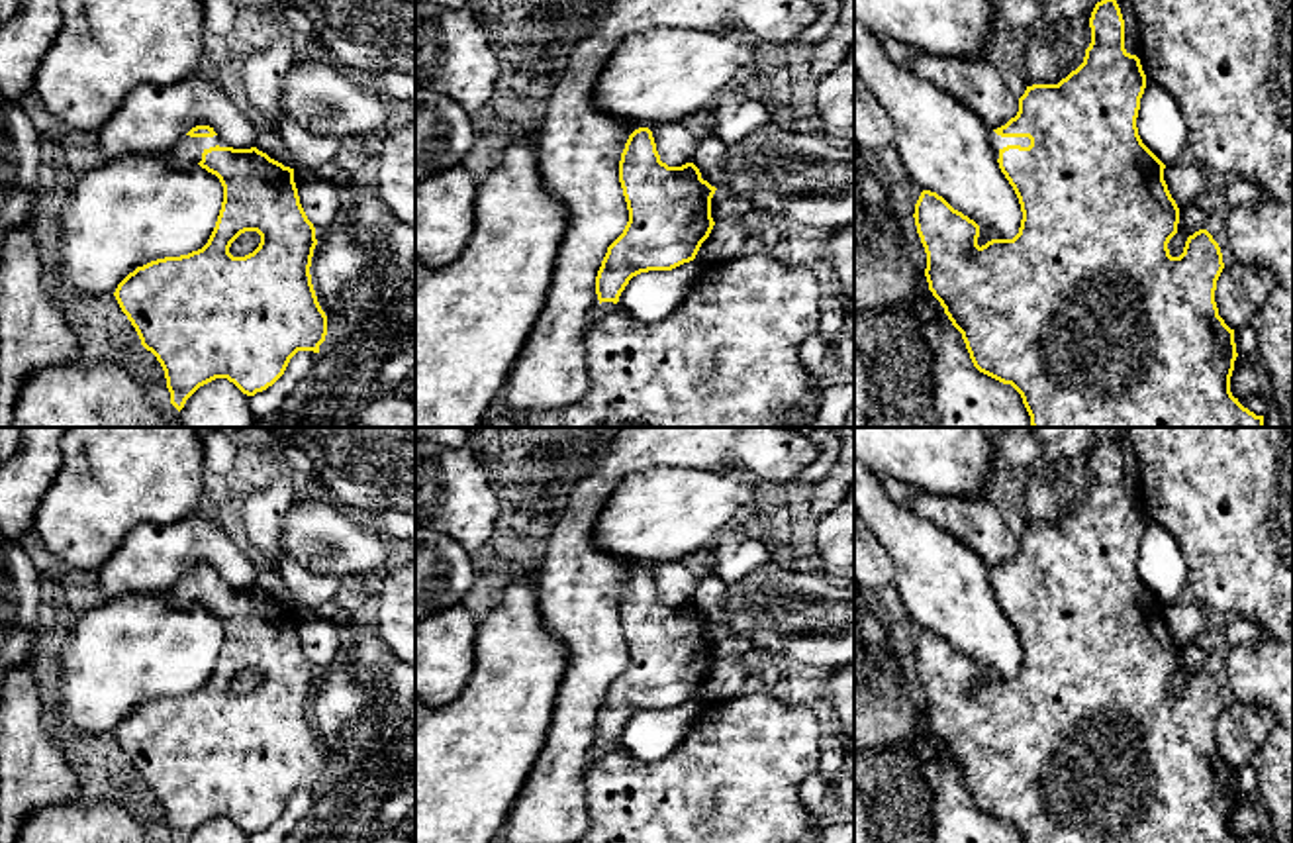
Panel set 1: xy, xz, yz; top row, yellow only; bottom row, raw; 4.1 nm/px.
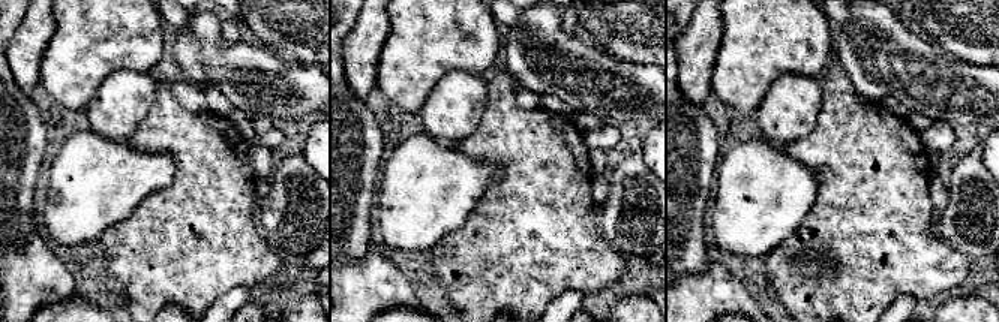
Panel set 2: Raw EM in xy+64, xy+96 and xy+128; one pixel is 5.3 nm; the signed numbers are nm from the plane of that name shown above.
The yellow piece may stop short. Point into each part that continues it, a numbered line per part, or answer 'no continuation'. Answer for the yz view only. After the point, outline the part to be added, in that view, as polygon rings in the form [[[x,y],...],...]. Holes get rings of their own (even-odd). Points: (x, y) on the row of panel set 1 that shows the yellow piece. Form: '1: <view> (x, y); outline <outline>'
1: yz (998, 142); outline [[[995,131],[989,133],[989,139],[991,139],[991,147],[993,147],[997,159],[999,159],[999,151],[1007,145],[1021,145],[1021,147],[1030,145],[1029,137],[1001,137]]]

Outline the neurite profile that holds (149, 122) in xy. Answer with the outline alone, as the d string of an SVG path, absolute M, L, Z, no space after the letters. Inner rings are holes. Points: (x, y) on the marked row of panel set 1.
M208 76L170 86L139 84L98 129L106 161L167 155L196 125L210 125L229 147L251 149L257 125Z

